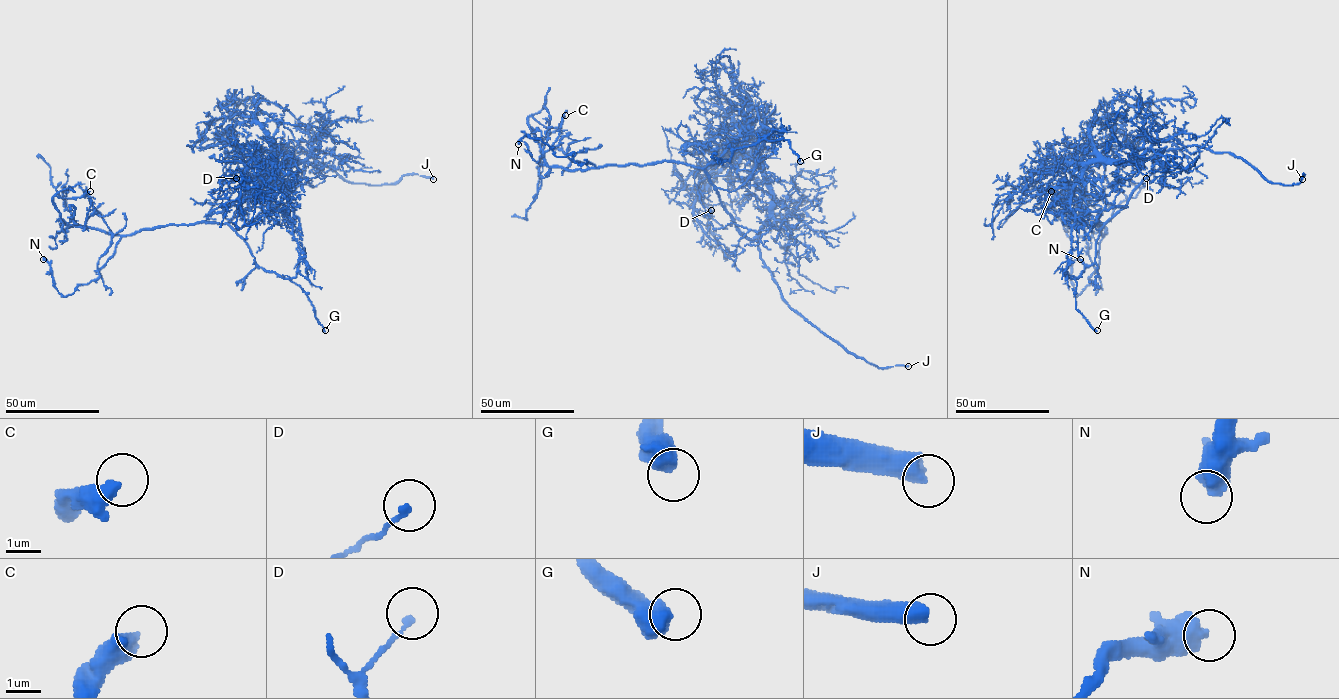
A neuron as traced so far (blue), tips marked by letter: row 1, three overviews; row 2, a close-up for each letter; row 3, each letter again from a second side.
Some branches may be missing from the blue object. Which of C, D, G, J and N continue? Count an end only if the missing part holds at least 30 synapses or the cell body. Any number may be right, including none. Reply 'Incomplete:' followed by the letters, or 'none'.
Incomplete: J

